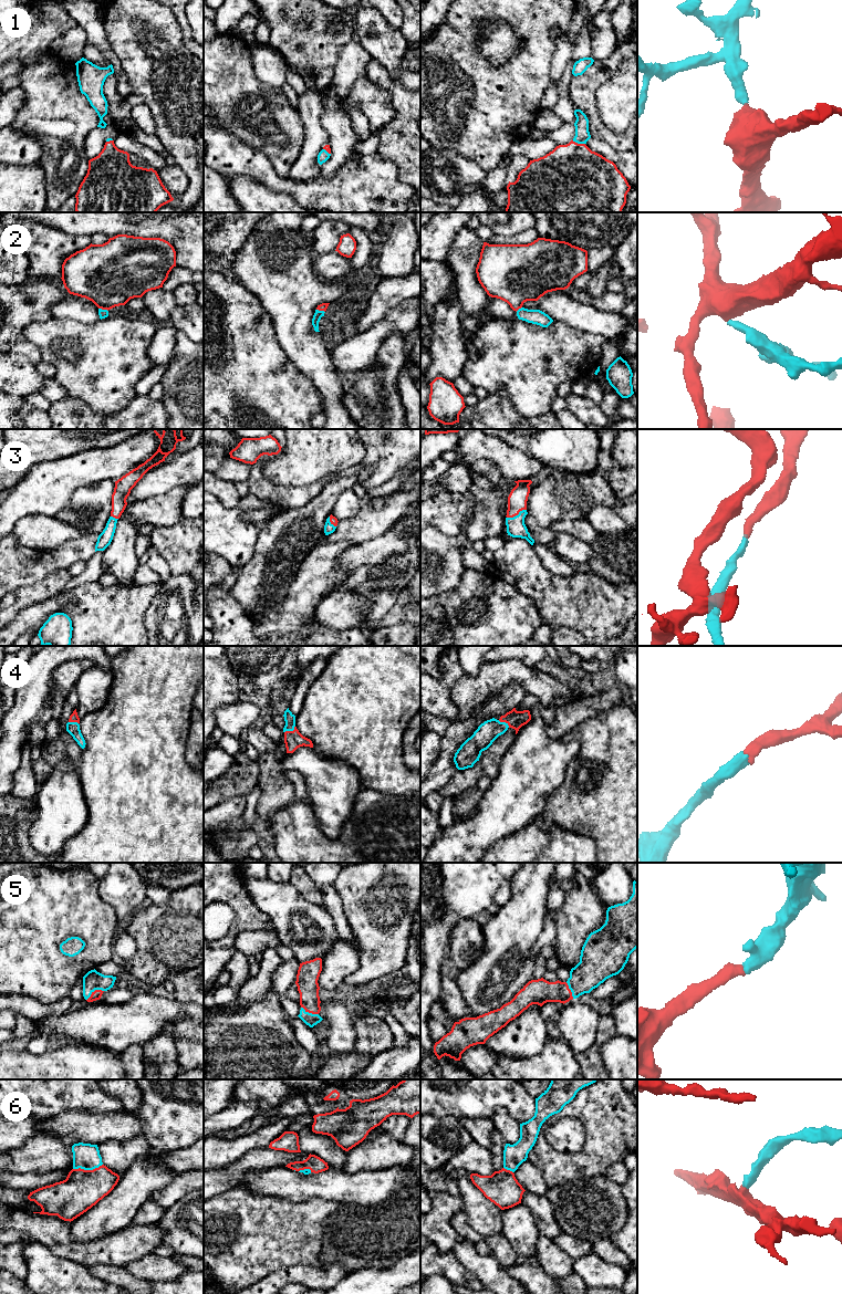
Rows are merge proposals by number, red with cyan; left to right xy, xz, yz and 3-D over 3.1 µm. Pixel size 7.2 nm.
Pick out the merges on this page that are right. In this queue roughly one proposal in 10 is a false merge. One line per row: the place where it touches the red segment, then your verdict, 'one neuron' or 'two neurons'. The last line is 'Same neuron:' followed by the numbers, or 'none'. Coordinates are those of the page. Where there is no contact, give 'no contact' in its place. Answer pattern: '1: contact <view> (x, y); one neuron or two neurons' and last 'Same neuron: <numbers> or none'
1: contact yz (579, 144); one neuron
2: contact xy (103, 309); one neuron
3: contact yz (516, 514); one neuron
4: contact xz (290, 731); one neuron
5: contact xy (94, 991); one neuron
6: contact xy (87, 1170); one neuron
Same neuron: 1, 2, 3, 4, 5, 6

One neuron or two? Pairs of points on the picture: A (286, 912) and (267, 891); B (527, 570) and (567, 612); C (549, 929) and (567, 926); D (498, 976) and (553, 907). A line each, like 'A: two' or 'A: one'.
A: one
B: one
C: two
D: two

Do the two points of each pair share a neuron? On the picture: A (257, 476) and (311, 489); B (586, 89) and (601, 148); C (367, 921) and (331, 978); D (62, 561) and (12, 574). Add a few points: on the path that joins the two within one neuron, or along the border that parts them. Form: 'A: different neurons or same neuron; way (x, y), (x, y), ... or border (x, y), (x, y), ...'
A: same neuron; way (270, 489), (276, 493), (298, 493)
B: different neurons; border (591, 136), (604, 141), (622, 153)
C: different neurons; border (355, 946), (359, 952), (359, 968), (354, 972)
D: same neuron; way (50, 562), (24, 569)

